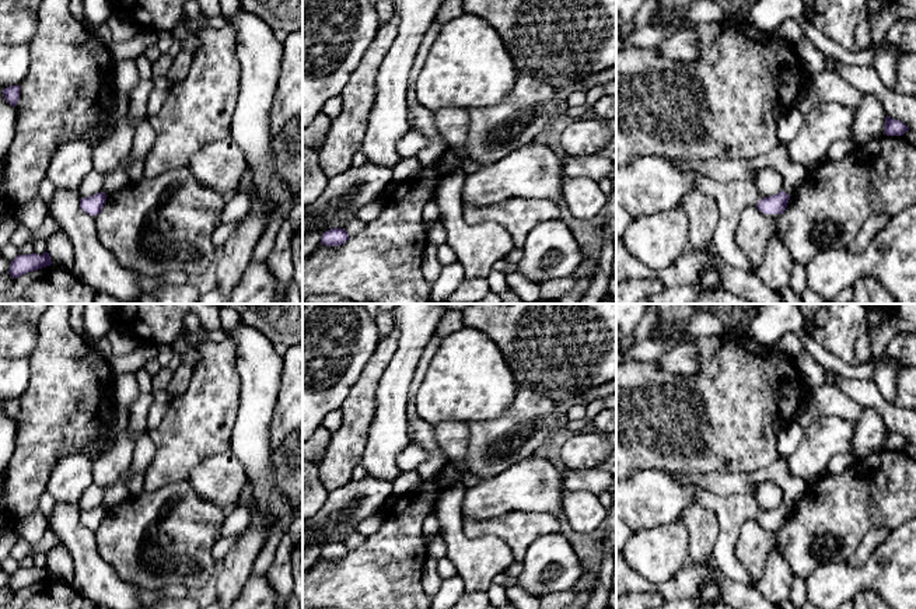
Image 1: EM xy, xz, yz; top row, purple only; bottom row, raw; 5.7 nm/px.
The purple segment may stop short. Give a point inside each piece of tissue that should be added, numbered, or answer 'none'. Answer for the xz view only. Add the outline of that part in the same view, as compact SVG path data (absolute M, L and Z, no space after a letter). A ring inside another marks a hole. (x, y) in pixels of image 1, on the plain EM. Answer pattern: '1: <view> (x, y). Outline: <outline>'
none

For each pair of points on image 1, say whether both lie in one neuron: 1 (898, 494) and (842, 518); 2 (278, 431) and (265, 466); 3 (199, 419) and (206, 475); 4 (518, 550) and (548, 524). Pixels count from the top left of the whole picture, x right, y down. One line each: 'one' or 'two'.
1: one
2: two
3: two
4: one

